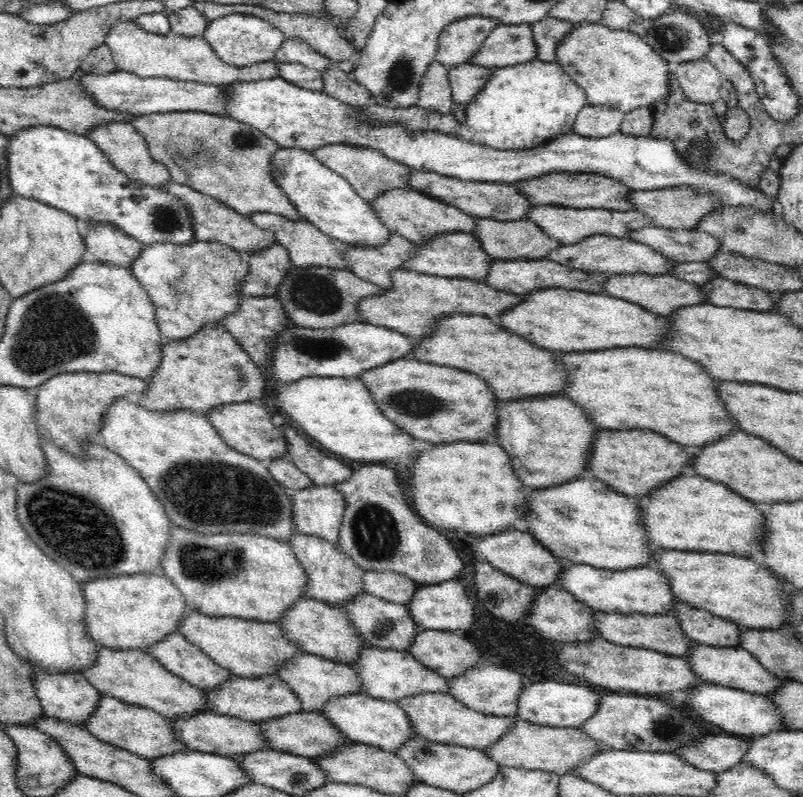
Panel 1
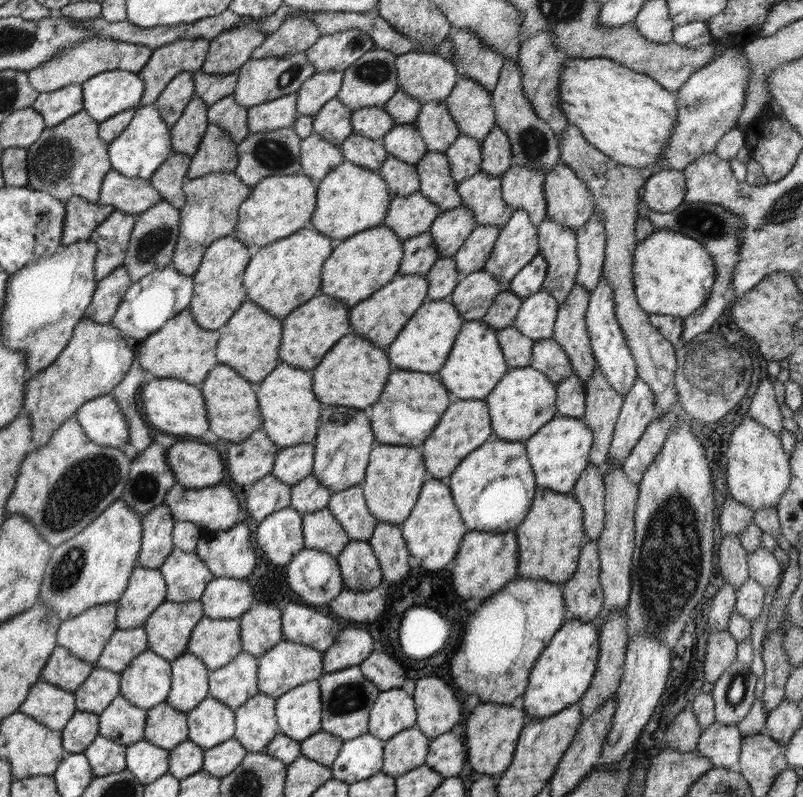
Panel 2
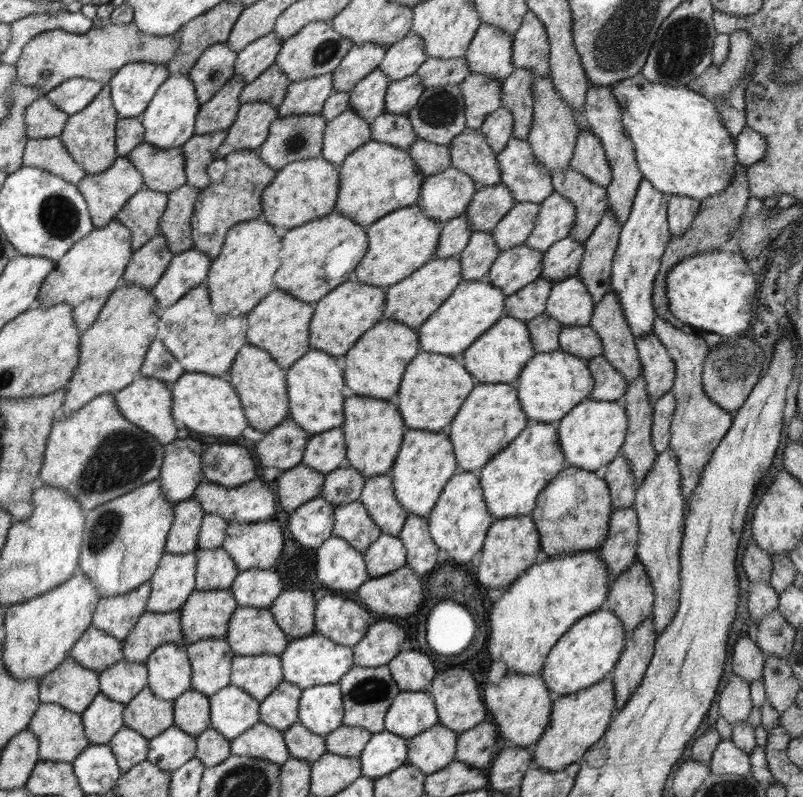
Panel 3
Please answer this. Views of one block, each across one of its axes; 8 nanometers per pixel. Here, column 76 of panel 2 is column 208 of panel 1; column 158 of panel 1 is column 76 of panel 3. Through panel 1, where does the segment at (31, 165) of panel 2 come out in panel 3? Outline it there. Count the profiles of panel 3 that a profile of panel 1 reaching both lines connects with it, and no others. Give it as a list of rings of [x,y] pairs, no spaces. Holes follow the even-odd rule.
[[[104,84],[101,92],[86,106],[85,110],[69,115],[60,134],[60,141],[70,153],[70,156],[87,172],[87,174],[98,174],[104,172],[117,159],[115,144],[117,116],[112,97],[110,97],[110,85]]]

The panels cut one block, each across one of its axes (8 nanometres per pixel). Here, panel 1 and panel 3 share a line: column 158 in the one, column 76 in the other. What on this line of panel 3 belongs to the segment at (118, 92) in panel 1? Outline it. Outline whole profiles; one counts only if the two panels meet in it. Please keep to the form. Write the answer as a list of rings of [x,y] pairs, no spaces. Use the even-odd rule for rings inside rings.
[[[70,78],[50,90],[45,98],[62,112],[73,115],[86,109],[101,92],[102,83],[86,78]]]

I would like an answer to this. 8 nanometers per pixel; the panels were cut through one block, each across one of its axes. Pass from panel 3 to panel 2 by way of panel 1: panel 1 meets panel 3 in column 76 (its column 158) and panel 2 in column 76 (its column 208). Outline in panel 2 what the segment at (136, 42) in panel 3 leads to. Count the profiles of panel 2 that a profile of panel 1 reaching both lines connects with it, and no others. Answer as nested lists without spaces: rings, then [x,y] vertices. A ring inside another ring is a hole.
[[[92,36],[71,46],[65,46],[52,61],[29,71],[28,82],[40,94],[62,89],[63,86],[82,85],[90,78],[110,70],[126,70],[138,74],[146,62],[149,62],[152,51],[144,45]]]

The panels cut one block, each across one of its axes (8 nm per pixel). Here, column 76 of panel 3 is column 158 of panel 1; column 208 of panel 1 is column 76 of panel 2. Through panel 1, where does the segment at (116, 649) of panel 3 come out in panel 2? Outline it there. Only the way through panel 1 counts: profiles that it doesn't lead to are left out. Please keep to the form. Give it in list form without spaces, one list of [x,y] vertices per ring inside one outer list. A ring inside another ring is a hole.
[[[56,645],[41,670],[41,679],[64,691],[74,693],[84,684],[96,664],[88,664],[63,646]]]

